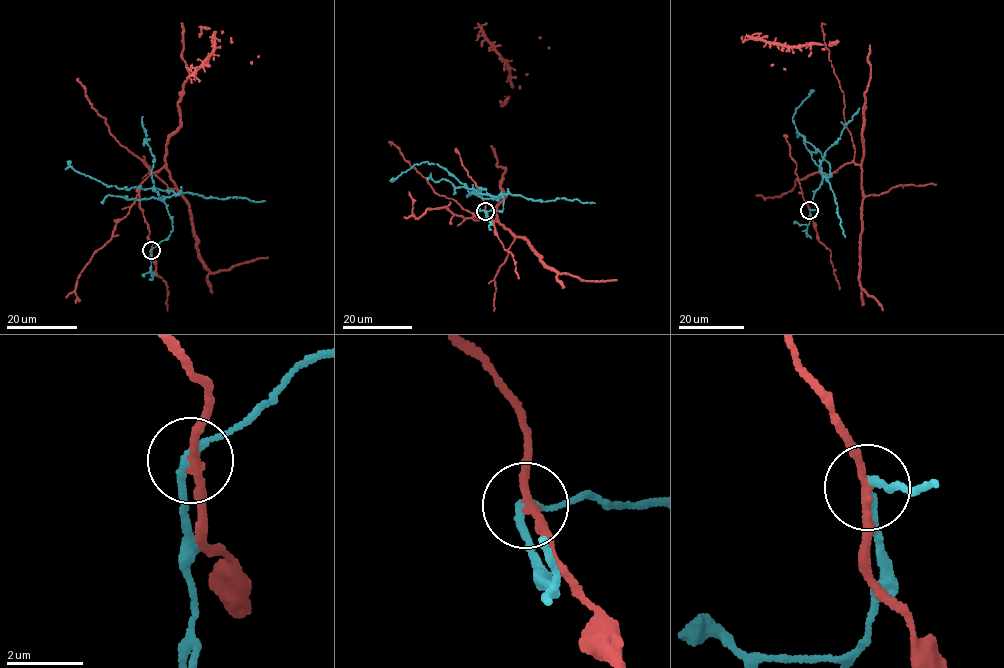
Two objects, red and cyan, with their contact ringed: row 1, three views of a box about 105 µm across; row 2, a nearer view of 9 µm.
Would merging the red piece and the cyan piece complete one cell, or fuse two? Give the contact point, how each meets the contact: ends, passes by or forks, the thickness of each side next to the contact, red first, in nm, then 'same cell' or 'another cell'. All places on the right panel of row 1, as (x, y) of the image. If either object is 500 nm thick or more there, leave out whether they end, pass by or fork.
place (809, 210); red passes by; cyan passes by; calibres 200 and 160 nm; another cell

